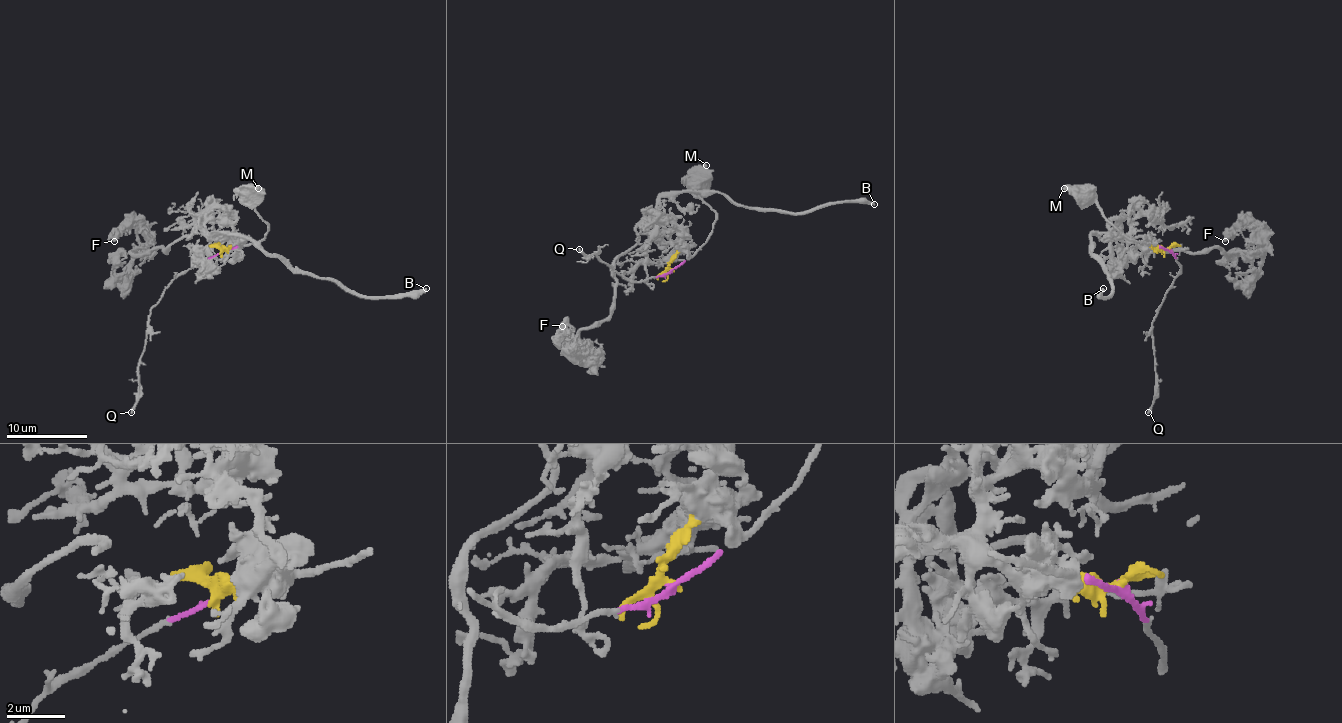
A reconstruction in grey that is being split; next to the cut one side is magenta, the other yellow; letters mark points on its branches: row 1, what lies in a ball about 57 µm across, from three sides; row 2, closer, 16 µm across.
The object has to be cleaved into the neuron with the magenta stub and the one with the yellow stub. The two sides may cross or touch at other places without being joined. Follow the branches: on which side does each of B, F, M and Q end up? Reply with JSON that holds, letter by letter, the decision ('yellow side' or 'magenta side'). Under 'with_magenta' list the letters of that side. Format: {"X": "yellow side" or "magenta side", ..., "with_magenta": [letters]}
{"B": "yellow side", "F": "yellow side", "M": "magenta side", "Q": "magenta side", "with_magenta": ["M", "Q"]}

